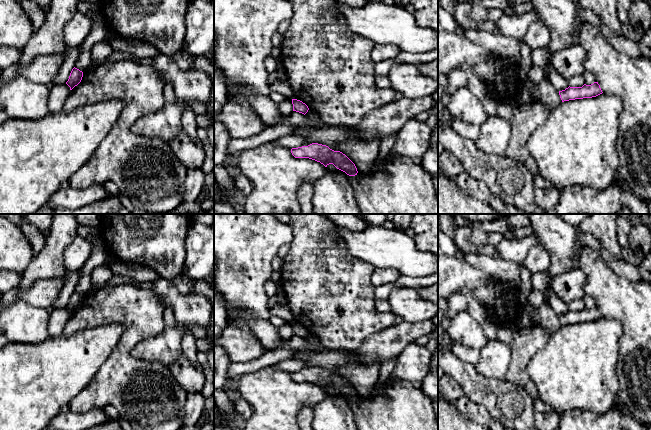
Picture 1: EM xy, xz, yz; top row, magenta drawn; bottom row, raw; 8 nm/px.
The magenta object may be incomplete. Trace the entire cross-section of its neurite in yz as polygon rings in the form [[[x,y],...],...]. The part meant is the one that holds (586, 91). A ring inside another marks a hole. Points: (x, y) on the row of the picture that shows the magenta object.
[[[594,82],[591,85],[584,84],[582,87],[569,86],[565,90],[559,91],[562,102],[575,99],[592,98],[602,93],[603,92],[598,82]]]

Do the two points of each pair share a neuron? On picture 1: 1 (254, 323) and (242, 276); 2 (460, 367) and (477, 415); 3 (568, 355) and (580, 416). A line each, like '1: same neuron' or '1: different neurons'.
1: different neurons
2: different neurons
3: different neurons

